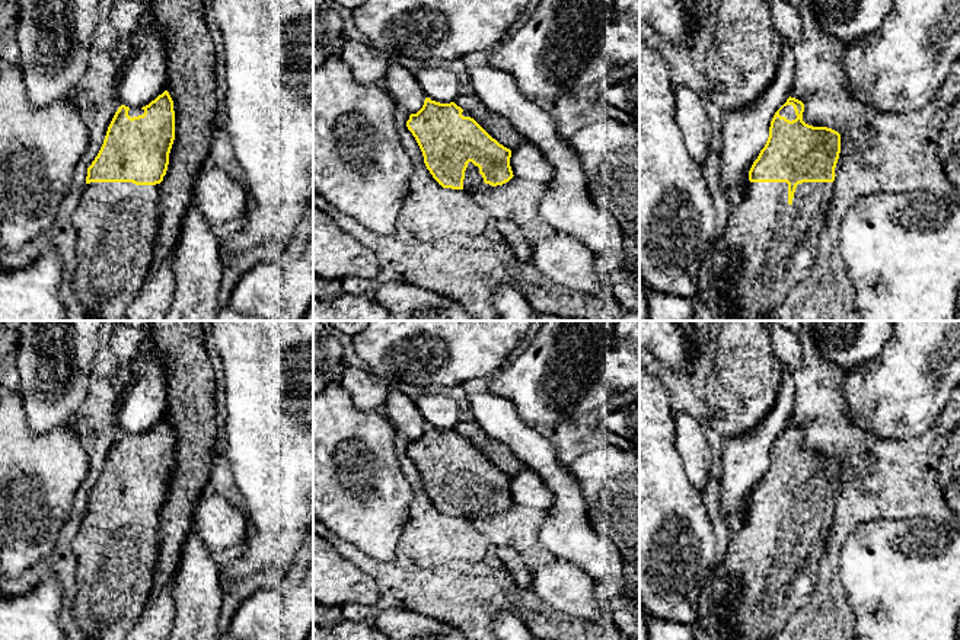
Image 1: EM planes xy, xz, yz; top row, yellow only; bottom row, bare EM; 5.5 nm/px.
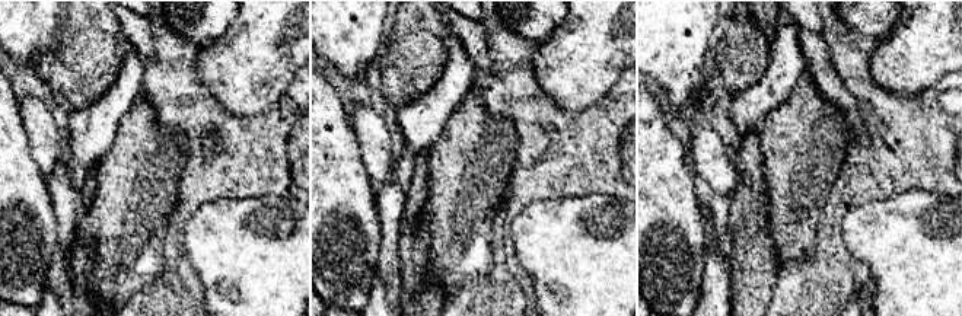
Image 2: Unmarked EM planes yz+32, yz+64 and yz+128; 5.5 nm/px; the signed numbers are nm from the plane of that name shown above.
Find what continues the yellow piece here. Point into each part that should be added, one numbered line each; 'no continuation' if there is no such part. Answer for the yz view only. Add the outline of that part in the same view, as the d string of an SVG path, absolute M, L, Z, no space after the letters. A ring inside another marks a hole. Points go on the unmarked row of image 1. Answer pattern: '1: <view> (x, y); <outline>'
1: yz (775, 570); M749 509L746 519L736 525L724 560L715 567L714 605L725 628L736 630L740 640L775 640L788 618L811 596L820 558L826 550L835 509L803 509L788 531L787 509Z

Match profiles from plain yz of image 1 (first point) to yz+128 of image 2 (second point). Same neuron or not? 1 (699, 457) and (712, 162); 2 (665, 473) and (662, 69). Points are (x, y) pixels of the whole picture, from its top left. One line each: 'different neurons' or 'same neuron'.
1: same neuron
2: different neurons

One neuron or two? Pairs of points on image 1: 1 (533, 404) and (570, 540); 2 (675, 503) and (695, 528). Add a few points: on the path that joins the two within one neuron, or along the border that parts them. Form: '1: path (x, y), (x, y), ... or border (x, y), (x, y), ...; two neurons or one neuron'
1: border (510, 401), (517, 413), (533, 427); two neurons
2: path (681, 509), (691, 522); one neuron

